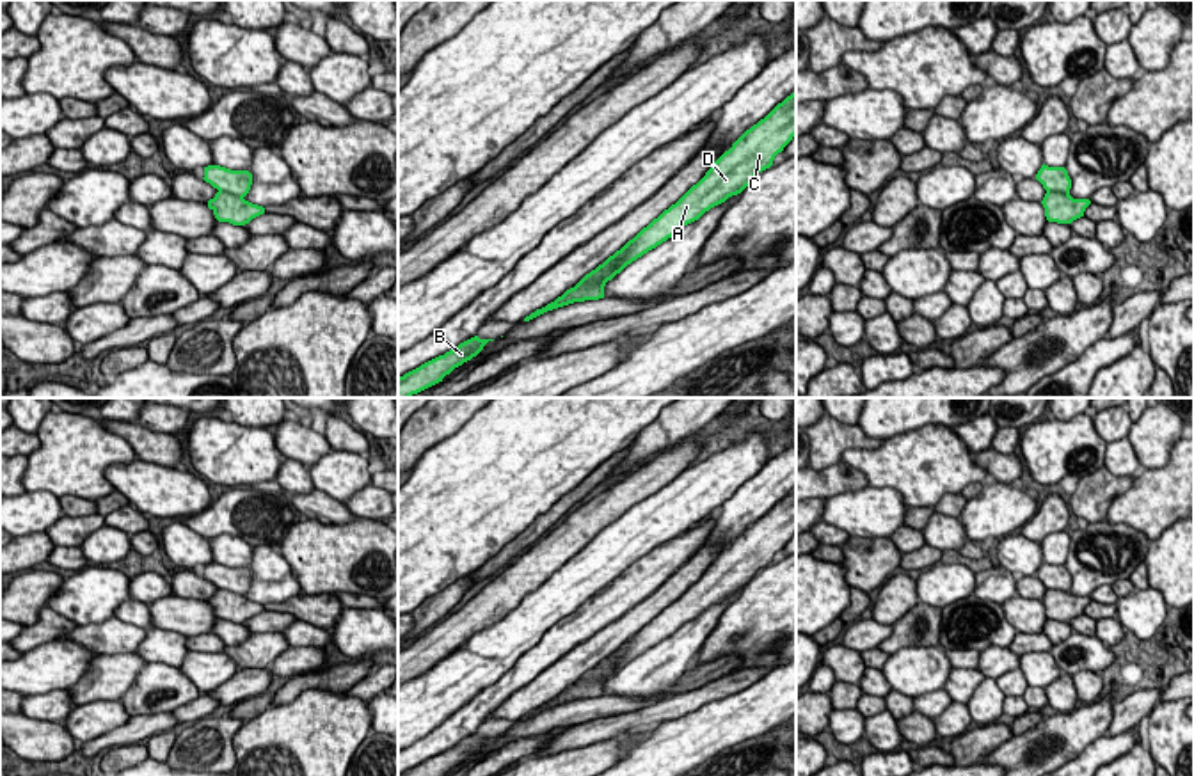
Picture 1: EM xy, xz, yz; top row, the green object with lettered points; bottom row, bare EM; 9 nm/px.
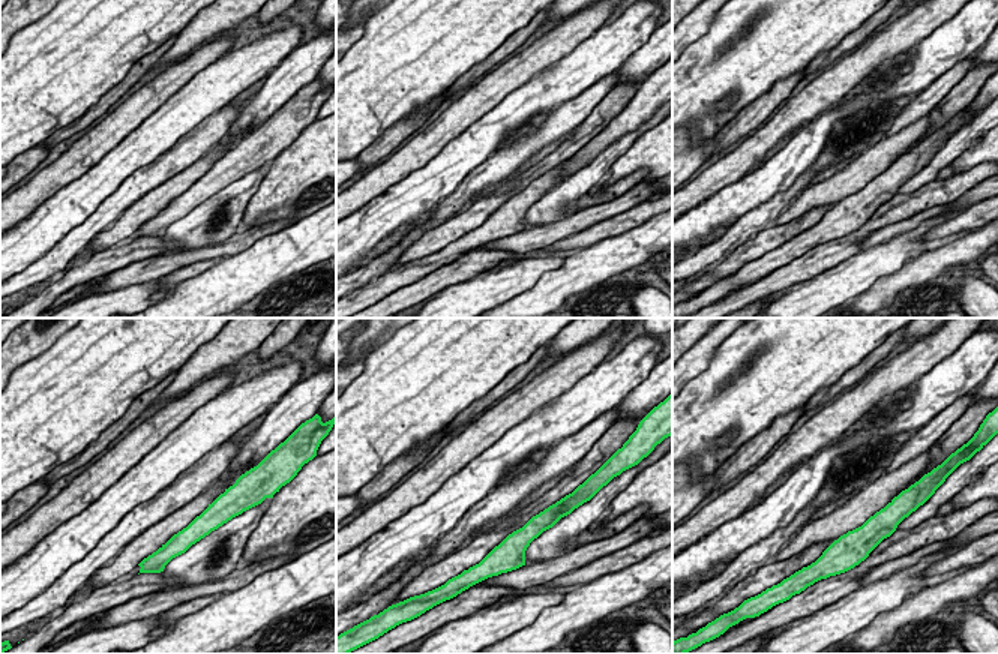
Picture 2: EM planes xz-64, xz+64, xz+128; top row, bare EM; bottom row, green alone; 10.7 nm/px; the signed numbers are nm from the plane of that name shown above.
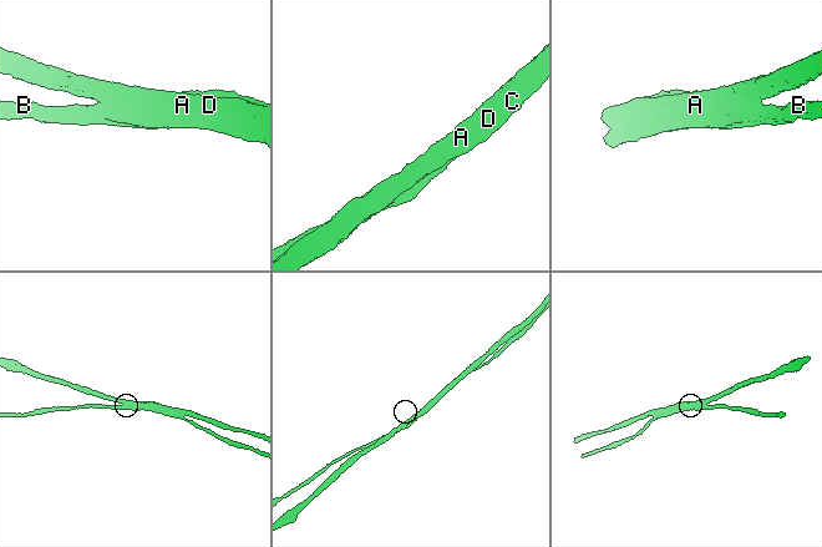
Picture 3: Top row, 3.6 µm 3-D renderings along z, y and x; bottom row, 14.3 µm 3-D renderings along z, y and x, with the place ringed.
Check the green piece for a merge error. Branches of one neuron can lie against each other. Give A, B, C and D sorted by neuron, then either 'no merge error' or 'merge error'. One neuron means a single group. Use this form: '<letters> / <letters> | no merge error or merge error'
A B C D | no merge error

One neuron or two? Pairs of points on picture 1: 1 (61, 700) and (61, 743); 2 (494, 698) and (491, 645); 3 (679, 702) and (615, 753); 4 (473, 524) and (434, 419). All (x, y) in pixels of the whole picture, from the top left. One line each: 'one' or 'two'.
1: two
2: two
3: two
4: two

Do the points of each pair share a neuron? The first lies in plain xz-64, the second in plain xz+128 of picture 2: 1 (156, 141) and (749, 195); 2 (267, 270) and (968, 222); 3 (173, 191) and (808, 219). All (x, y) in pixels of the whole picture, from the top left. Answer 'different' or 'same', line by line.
1: same
2: different
3: same

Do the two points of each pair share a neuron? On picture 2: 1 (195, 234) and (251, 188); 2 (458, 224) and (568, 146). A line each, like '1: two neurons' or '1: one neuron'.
1: one neuron
2: one neuron

